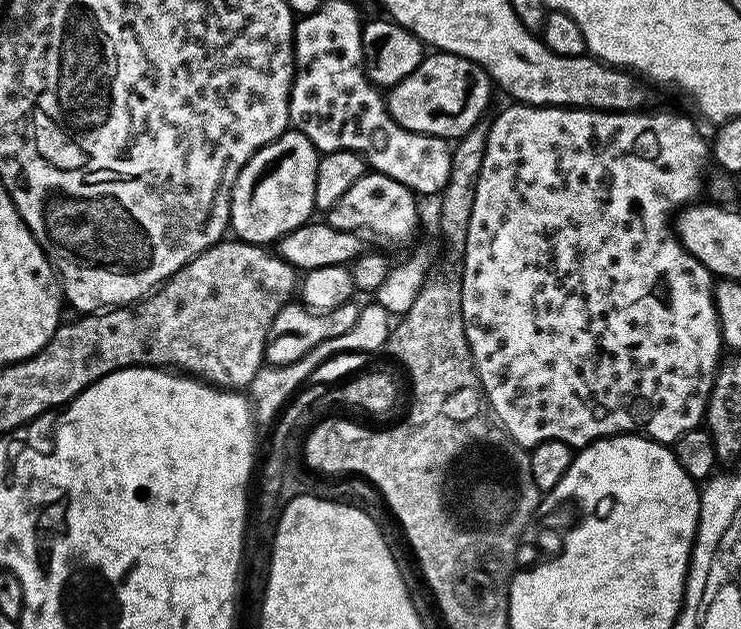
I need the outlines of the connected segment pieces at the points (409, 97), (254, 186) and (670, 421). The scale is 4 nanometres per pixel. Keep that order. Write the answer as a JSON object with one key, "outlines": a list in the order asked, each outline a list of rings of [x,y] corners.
{"outlines":[[[[433,51],[425,55],[421,64],[402,82],[387,89],[388,112],[411,132],[437,136],[445,142],[455,142],[465,136],[474,125],[481,123],[484,111],[492,100],[494,85],[488,72],[473,60],[449,52]]],[[[295,130],[282,133],[277,140],[258,149],[250,162],[242,166],[232,187],[230,228],[235,239],[245,244],[272,246],[288,232],[309,223],[316,208],[314,178],[320,157],[310,138]]],[[[509,103],[509,108],[504,108],[488,124],[488,137],[486,138],[486,154],[482,158],[482,170],[476,179],[476,193],[474,194],[474,206],[470,210],[470,222],[468,233],[464,243],[462,263],[462,318],[466,330],[466,342],[470,346],[472,361],[476,367],[476,373],[480,379],[480,385],[484,387],[484,396],[488,399],[489,409],[498,421],[512,437],[526,449],[533,449],[536,445],[547,440],[566,442],[573,446],[587,446],[606,436],[618,436],[621,434],[639,434],[650,440],[657,440],[659,444],[675,445],[676,440],[682,434],[701,427],[705,423],[708,410],[708,396],[712,392],[712,384],[716,381],[716,369],[722,363],[722,341],[720,339],[720,323],[716,313],[716,303],[712,297],[714,277],[698,258],[694,258],[680,241],[676,234],[673,217],[689,204],[699,201],[700,187],[705,187],[704,159],[710,156],[710,144],[707,139],[700,137],[696,124],[688,116],[680,112],[648,112],[649,110],[637,110],[634,112],[595,112],[593,108],[535,108],[533,104]]]]}

